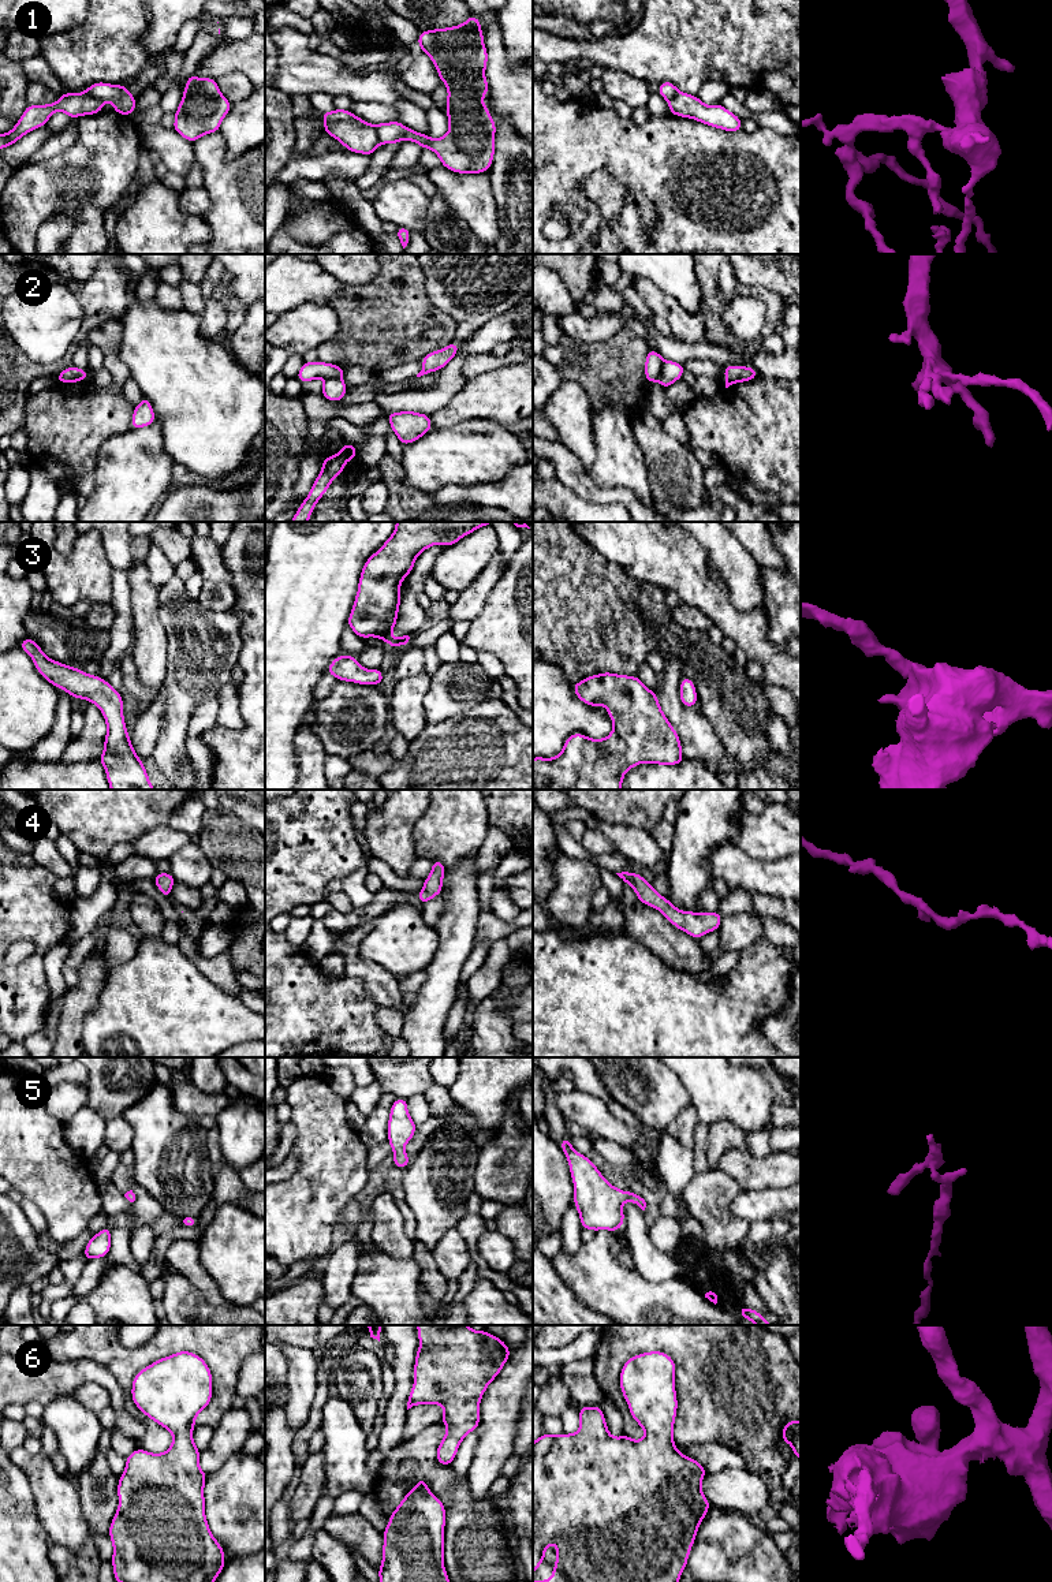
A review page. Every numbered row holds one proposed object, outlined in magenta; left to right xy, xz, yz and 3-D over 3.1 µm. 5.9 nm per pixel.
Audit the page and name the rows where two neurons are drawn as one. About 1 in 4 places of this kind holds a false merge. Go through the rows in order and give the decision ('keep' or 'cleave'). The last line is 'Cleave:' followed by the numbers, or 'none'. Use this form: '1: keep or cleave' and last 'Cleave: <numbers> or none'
1: cleave
2: keep
3: keep
4: keep
5: keep
6: keep
Cleave: 1

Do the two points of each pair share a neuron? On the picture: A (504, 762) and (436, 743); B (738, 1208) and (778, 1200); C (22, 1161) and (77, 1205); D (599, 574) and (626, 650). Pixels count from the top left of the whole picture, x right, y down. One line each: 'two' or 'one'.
A: one
B: one
C: one
D: one

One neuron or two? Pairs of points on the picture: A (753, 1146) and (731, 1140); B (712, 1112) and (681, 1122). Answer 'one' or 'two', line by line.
A: two
B: two

